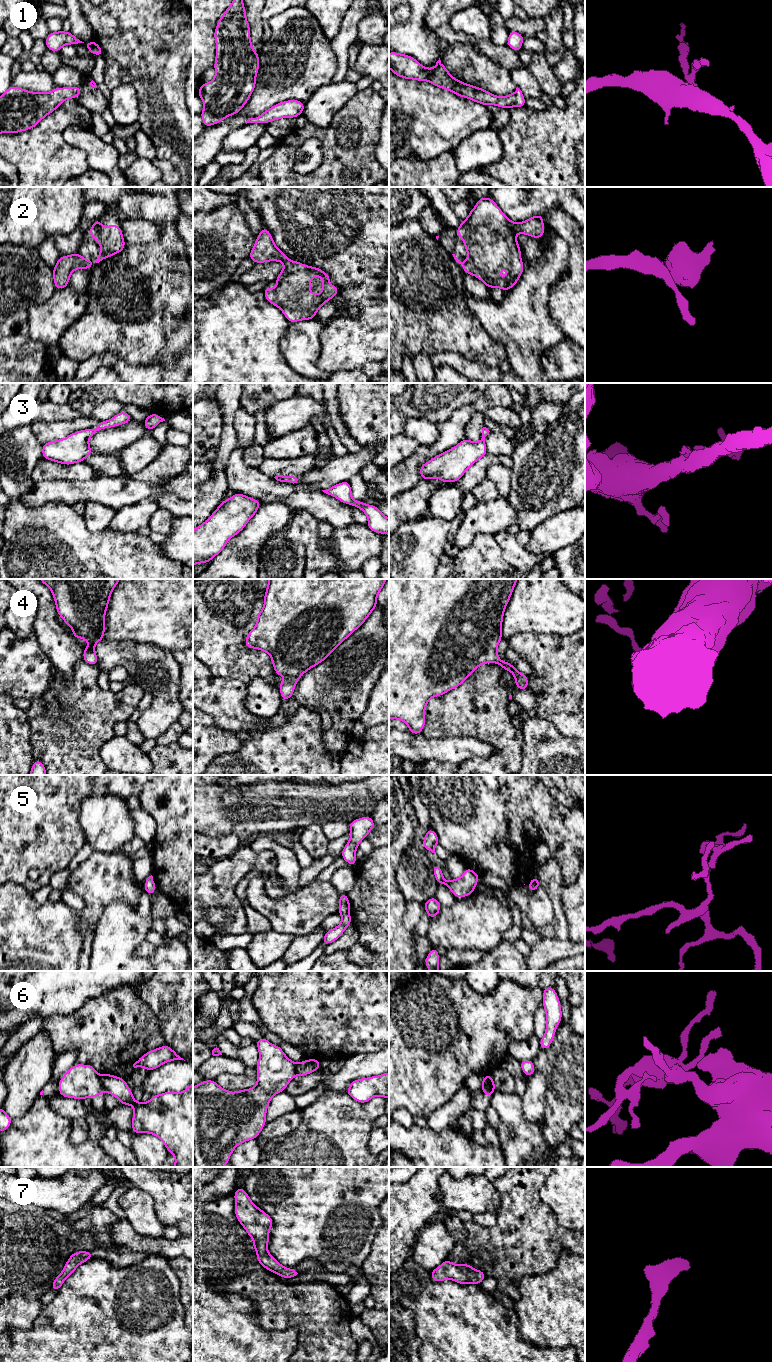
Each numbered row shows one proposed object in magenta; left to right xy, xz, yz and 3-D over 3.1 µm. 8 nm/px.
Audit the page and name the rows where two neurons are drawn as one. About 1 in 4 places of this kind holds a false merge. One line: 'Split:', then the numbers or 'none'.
Split: 6

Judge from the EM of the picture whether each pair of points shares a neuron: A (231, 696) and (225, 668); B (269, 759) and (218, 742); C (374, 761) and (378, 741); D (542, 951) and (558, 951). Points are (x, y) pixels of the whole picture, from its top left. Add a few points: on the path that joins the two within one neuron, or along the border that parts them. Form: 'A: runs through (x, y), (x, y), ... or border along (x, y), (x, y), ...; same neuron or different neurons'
A: border along (207, 666), (216, 676), (239, 679), (246, 684); different neurons
B: border along (243, 741), (238, 750), (228, 751), (217, 757); different neurons
C: runs through (378, 756), (378, 746); same neuron
D: runs through (546, 951), (554, 951); same neuron

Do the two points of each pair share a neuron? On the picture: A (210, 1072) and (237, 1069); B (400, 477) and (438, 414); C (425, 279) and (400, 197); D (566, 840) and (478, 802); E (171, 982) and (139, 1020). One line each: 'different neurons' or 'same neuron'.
A: same neuron
B: different neurons
C: different neurons
D: same neuron
E: different neurons

